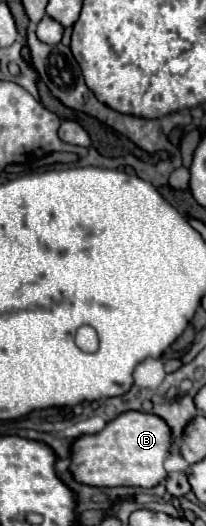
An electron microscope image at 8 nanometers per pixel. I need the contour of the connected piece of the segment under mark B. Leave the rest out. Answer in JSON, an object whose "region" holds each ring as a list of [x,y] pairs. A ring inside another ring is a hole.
{"region":[[[123,412],[97,434],[79,436],[71,446],[71,474],[87,486],[141,486],[151,488],[165,480],[163,460],[171,446],[169,426],[153,414]]]}

